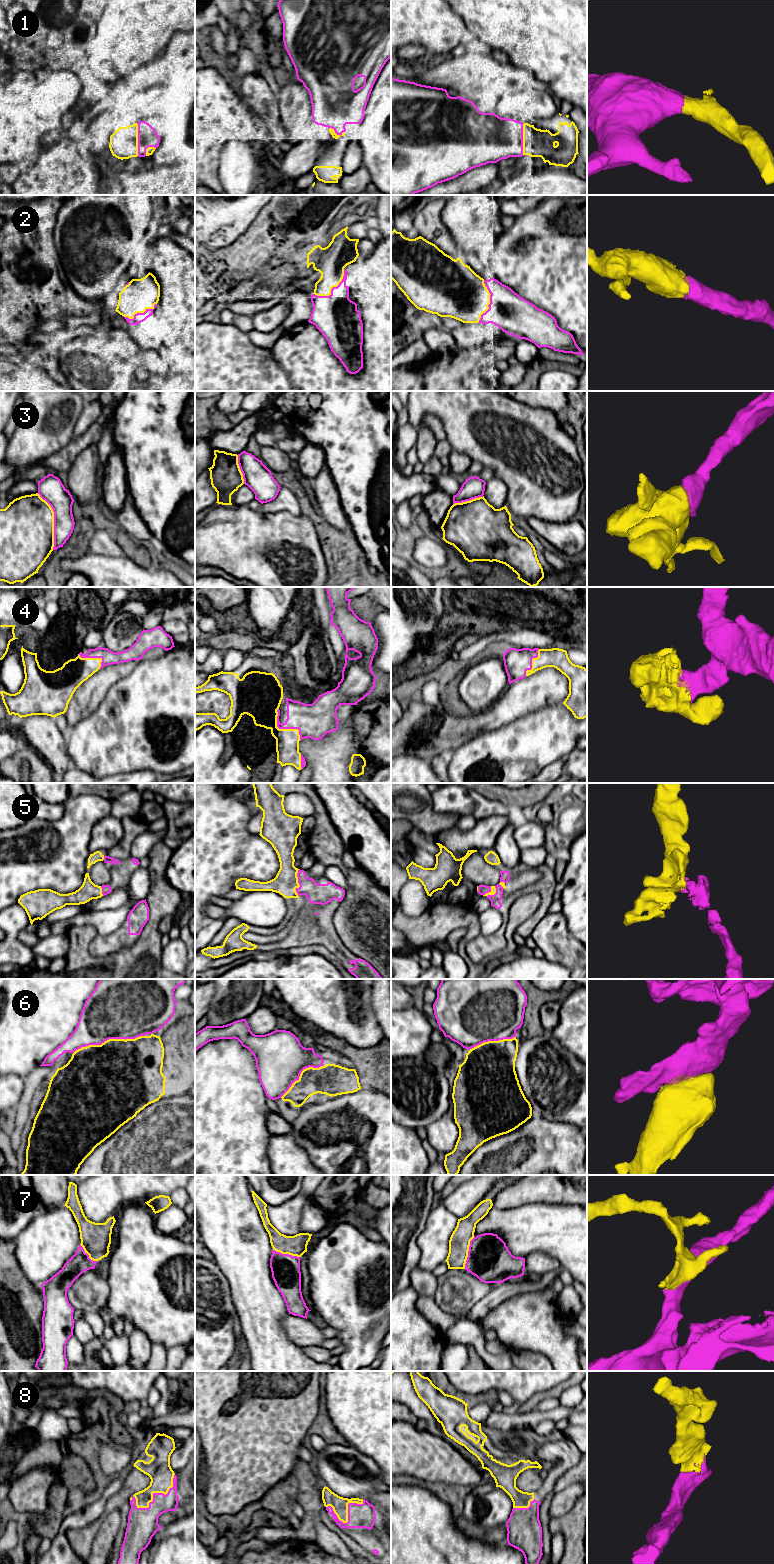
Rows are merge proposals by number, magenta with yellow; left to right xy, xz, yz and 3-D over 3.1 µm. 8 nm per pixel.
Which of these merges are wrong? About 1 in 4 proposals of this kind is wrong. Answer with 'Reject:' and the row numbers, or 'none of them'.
Reject: 3, 6

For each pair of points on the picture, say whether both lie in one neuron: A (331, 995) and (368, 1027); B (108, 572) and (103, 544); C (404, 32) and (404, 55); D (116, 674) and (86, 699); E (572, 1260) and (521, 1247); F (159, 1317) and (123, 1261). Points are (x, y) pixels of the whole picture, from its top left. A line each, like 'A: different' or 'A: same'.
A: same
B: different
C: different
D: same
E: same
F: same

